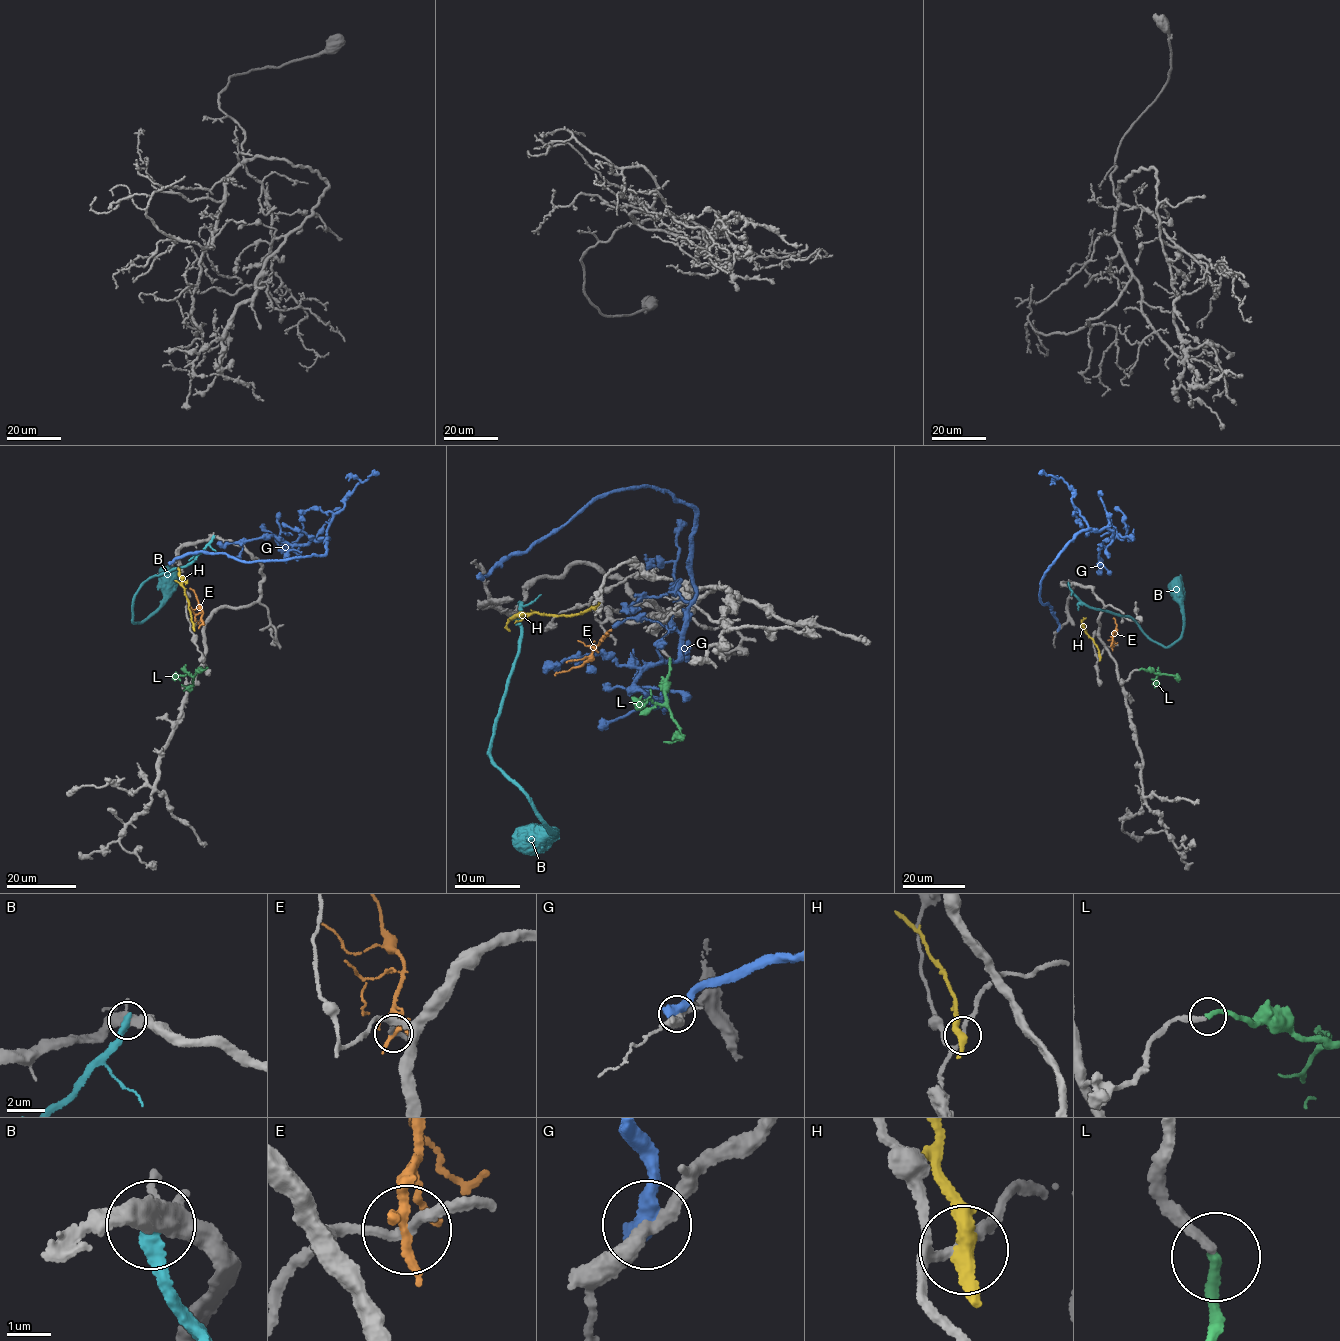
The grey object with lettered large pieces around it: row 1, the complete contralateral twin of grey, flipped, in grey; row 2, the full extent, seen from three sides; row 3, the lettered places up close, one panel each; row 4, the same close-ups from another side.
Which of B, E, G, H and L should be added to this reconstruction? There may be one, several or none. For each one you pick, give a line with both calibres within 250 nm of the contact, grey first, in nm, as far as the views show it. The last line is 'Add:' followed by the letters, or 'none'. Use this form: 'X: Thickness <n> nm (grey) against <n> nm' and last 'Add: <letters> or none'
L: Thickness 260 nm (grey) against 240 nm
Add: L

